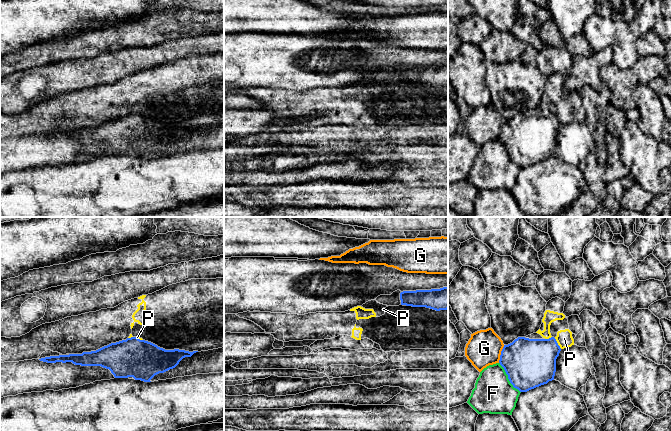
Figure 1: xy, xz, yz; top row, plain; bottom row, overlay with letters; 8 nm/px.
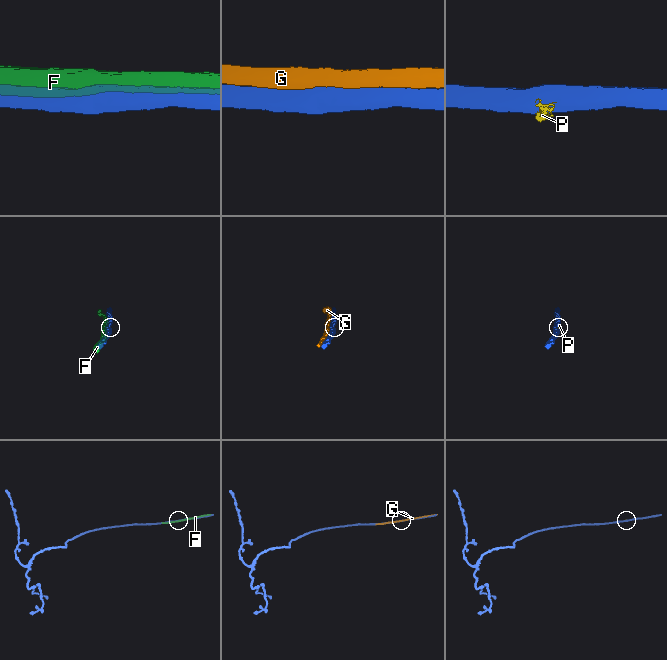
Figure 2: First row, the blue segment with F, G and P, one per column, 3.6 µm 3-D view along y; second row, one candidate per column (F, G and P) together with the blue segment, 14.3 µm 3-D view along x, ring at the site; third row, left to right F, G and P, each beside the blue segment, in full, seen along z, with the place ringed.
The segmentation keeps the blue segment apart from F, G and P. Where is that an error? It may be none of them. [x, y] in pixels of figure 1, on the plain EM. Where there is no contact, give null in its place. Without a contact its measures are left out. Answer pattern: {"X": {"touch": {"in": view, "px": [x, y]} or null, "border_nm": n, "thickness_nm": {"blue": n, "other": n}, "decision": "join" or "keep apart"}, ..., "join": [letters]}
{"F": {"touch": {"in": "yz", "px": [508, 154]}, "border_nm": 300, "thickness_nm": {"blue": 400, "other": 320}, "decision": "keep apart"}, "G": {"touch": {"in": "yz", "px": [501, 130]}, "border_nm": 150, "thickness_nm": {"blue": 400, "other": 280}, "decision": "keep apart"}, "P": {"touch": {"in": "yz", "px": [557, 119]}, "border_nm": 110, "thickness_nm": {"blue": 360, "other": 130}, "decision": "keep apart"}, "join": []}

